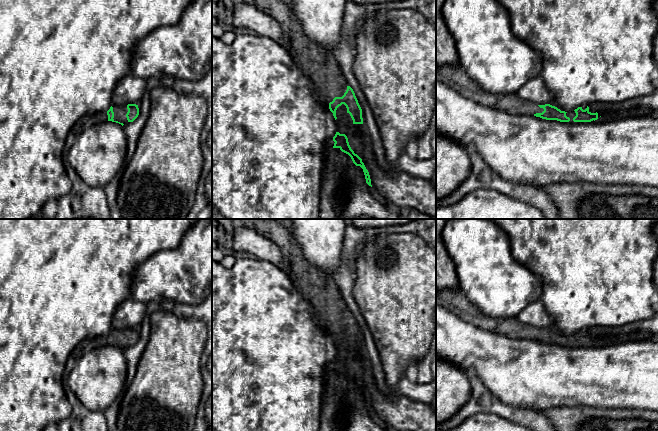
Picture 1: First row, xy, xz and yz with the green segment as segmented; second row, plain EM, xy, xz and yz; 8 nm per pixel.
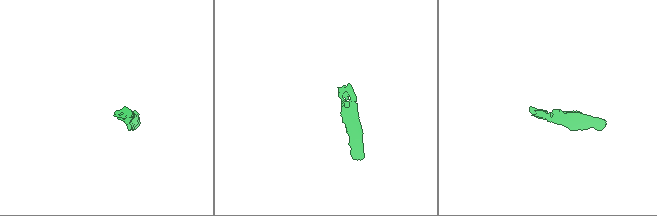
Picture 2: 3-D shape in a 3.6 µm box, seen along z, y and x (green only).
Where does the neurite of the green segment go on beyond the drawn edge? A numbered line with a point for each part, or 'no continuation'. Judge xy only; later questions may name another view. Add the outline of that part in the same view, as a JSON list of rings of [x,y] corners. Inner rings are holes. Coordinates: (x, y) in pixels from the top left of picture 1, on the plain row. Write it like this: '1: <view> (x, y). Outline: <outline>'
1: xy (120, 335). Outline: [[[112,328],[113,336],[114,336],[114,345],[118,345],[120,347],[126,348],[128,347],[126,338],[128,336],[127,329],[114,329]]]

